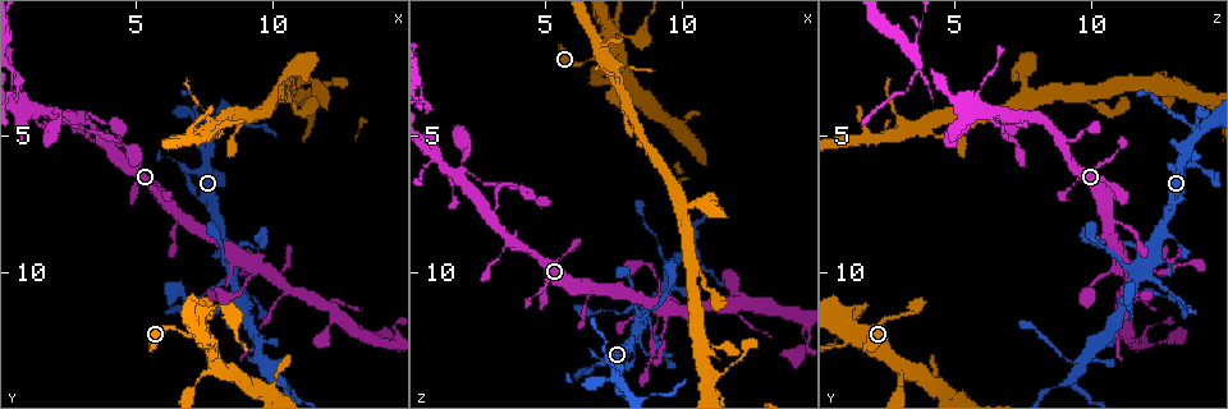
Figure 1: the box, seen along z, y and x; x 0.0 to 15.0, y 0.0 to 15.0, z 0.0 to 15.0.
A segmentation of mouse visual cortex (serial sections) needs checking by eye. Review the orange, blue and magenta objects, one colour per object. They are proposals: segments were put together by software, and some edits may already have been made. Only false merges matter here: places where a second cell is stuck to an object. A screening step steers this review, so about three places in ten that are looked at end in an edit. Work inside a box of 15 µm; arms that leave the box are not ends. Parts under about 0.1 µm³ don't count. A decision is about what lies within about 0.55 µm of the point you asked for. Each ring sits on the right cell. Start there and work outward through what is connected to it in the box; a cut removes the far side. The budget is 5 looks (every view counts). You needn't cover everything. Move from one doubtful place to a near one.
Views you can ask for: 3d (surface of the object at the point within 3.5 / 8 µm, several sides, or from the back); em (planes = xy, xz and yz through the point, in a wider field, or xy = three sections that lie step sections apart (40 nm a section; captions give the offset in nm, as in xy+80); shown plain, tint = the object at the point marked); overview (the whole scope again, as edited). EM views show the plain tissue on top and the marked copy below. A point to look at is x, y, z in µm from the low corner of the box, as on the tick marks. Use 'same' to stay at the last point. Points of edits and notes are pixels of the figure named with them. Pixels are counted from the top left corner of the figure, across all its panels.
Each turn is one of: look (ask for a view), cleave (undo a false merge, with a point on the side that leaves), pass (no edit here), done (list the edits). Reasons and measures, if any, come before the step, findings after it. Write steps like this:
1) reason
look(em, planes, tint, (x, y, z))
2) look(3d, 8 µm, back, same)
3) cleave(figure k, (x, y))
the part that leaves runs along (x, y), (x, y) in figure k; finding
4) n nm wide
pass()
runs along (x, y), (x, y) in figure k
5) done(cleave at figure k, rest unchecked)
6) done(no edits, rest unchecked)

four arms meet
look(3d, 3.5 µm, (8.6, 10.0, 11.7))

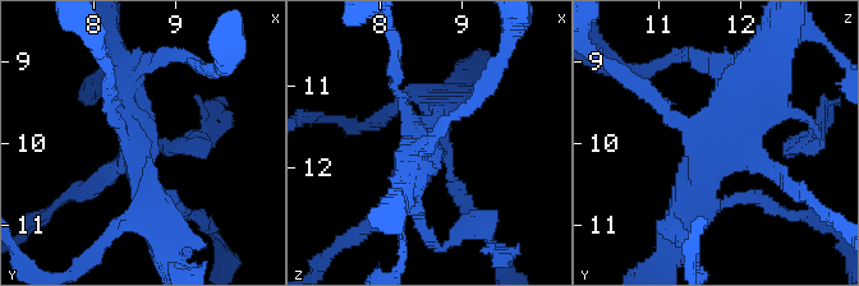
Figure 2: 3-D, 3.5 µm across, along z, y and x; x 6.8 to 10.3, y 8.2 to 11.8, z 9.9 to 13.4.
4 arms; arms of 150, 200, 300, 400 nm; need the tissue
look(em, xy, step 1, tint, (8.55, 10.00, 11.70))

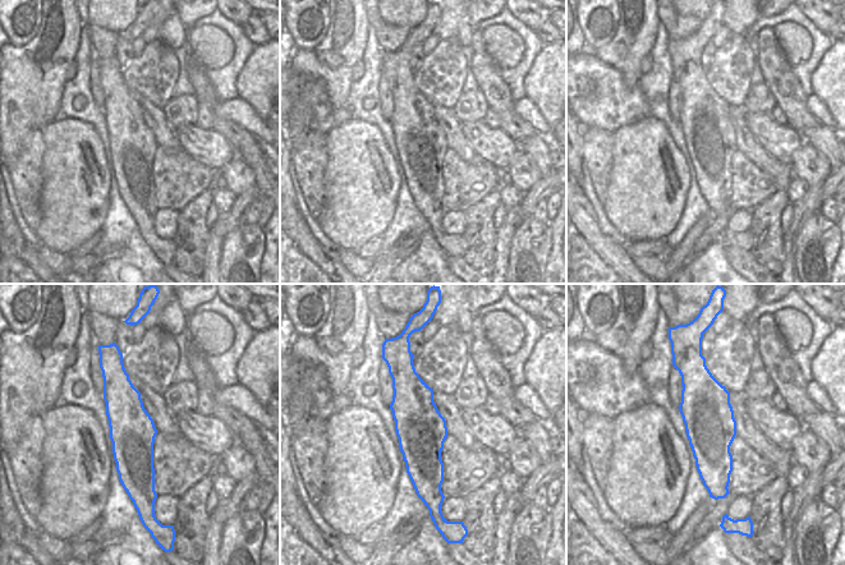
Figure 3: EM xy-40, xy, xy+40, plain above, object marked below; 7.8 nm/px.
380 nm wide
pass()
runs along (701, 361), (719, 494) in figure 3; continuous, no second cell

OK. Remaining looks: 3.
a fork
look(3d, 3.5 µm, back, (10.1, 13.9, 9.3))

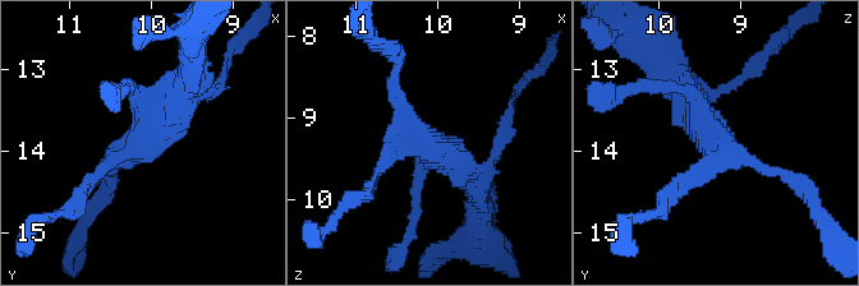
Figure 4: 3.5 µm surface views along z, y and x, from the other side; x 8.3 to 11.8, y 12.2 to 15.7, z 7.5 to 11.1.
3 arms; arms of 150, 150, 400 nm
look(em, xy, step 5, tint, (10.15, 13.95, 9.25))

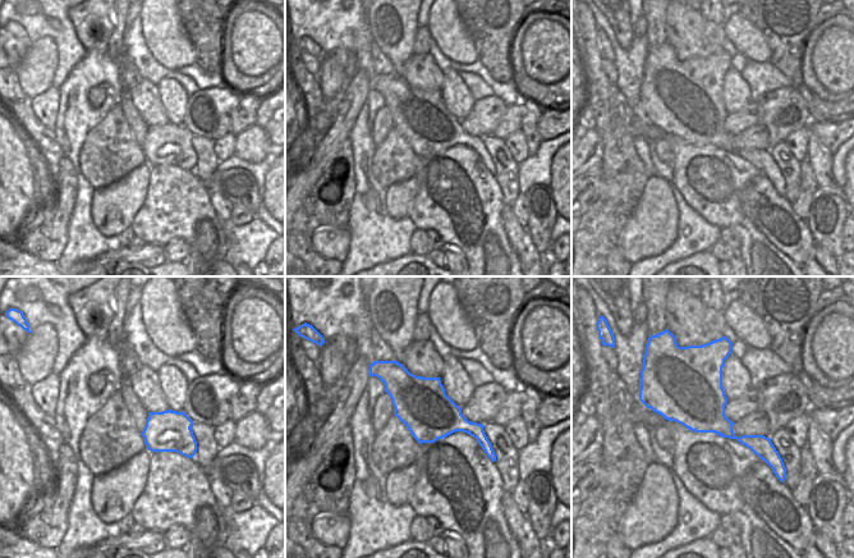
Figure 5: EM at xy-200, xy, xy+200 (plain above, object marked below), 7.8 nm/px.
pass()
runs along (679, 83), (719, 146), (788, 174) in figure 4; continuous, no second cell

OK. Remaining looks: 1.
done(no edits, rest unchecked)

